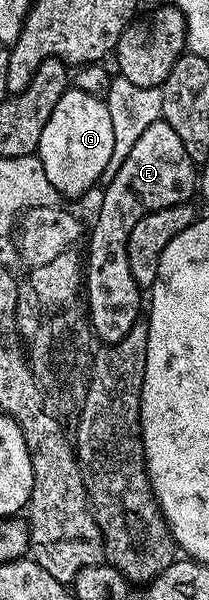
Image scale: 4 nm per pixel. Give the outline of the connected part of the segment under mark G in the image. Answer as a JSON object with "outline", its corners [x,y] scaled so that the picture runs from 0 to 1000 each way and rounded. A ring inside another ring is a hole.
{"outline":[[[335,145],[287,162],[263,183],[244,188],[244,197],[206,212],[172,258],[206,275],[244,310],[273,315],[297,330],[321,332],[321,328],[378,328],[407,323],[459,303],[488,300],[488,292],[531,267],[545,242],[541,207],[507,167],[488,160],[431,155],[411,147]]]}

